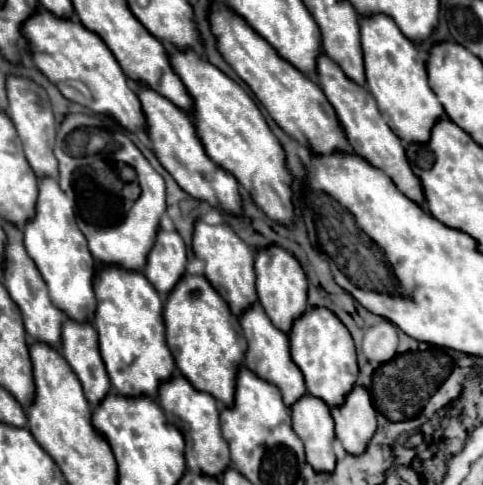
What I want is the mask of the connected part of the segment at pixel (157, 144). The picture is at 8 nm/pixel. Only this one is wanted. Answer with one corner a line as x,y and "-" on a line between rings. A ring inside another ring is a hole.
137,82
137,96
145,114
145,126
147,134
153,146
153,152
159,160
159,164
175,178
175,182
193,198
205,200
211,206
219,210
227,210
233,214
241,212
241,194
239,194
239,182
221,166
217,166
203,150
197,134
195,124
191,122
191,116
185,114
185,110
177,108
171,100
157,94
153,88
149,88
143,82

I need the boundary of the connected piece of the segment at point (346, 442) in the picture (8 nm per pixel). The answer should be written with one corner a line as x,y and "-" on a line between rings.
355,386
343,400
343,404
331,408
335,420
335,432
343,448
351,454
359,454
367,446
367,438
375,434
377,412
365,386

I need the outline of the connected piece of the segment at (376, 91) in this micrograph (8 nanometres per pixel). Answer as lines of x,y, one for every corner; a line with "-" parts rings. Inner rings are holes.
385,14
361,16
361,46
365,58
365,78
367,90
377,100
381,116
387,120
389,128
405,142
427,142
431,126
441,118
443,106
435,92
429,88
425,62
419,58
417,48

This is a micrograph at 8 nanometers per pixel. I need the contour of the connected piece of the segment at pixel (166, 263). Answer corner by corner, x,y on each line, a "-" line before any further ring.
163,228
157,230
155,244
147,254
147,264
143,274
157,288
157,292
167,294
171,286
183,274
187,262
187,248
179,232
167,232

